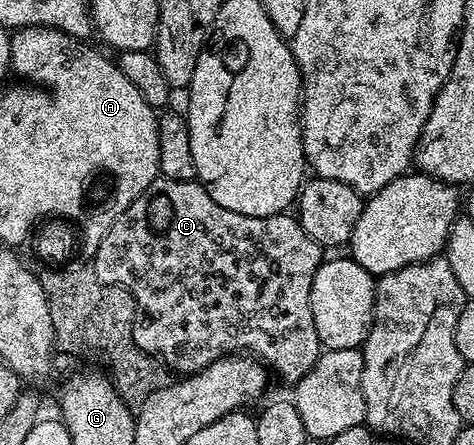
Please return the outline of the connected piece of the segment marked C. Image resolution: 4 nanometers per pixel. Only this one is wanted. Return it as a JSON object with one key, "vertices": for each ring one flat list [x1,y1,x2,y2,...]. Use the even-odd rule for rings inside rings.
{"vertices":[[158,176,157,180,151,183,151,187,147,187,147,191,139,195,139,199,135,199,126,209,120,210,114,216,103,243,99,243,96,255,91,258,91,264,104,285,120,285,129,290,135,306,133,319,135,343,150,357,156,357,164,362,174,374,199,373,220,357,249,354,268,366,274,374,277,372,289,387,293,387,317,366,317,360,323,352,319,331,315,331,315,319,311,319,311,283,315,279,315,271,323,260,321,253,322,245,315,243,315,239,311,239,307,231,303,231,296,216,288,212,276,213,270,217,239,215,235,211,227,211,227,207,219,207,219,203,215,203,215,199,211,199,211,195,207,195,205,188,196,180,180,181]]}

